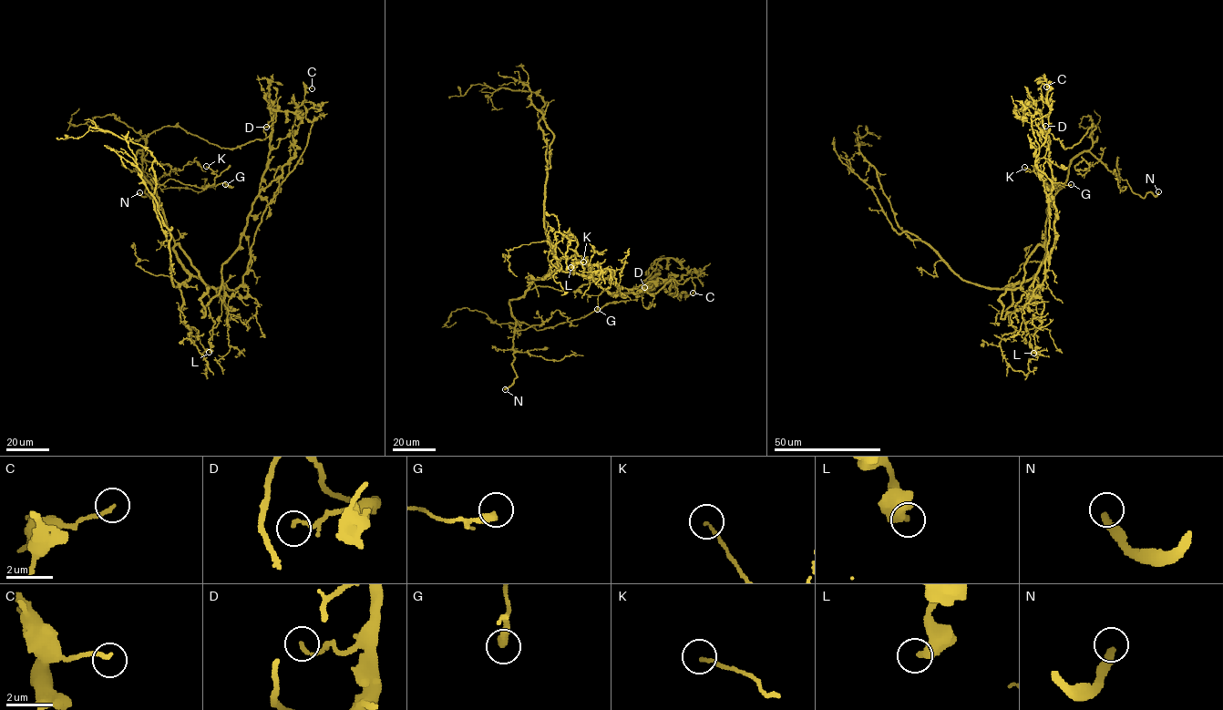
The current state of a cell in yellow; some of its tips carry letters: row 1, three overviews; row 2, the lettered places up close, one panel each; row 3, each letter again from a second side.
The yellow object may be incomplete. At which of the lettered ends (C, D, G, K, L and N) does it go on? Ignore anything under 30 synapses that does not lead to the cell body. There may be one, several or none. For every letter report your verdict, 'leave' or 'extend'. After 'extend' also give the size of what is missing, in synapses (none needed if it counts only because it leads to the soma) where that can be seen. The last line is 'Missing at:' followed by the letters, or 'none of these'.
C: leave
D: leave
G: leave
K: leave
L: leave
N: extend
Missing at: N

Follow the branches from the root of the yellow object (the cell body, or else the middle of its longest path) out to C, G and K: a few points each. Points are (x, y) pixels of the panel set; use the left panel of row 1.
C: (187, 280), (193, 275), (231, 289), (242, 283), (262, 212), (294, 154), (295, 115), (312, 88)
G: (187, 280), (190, 275), (173, 249), (174, 240), (156, 190), (169, 179), (204, 189), (225, 182), (225, 184)
K: (187, 280), (190, 275), (173, 249), (156, 190), (169, 179), (205, 189), (217, 175), (206, 166)

